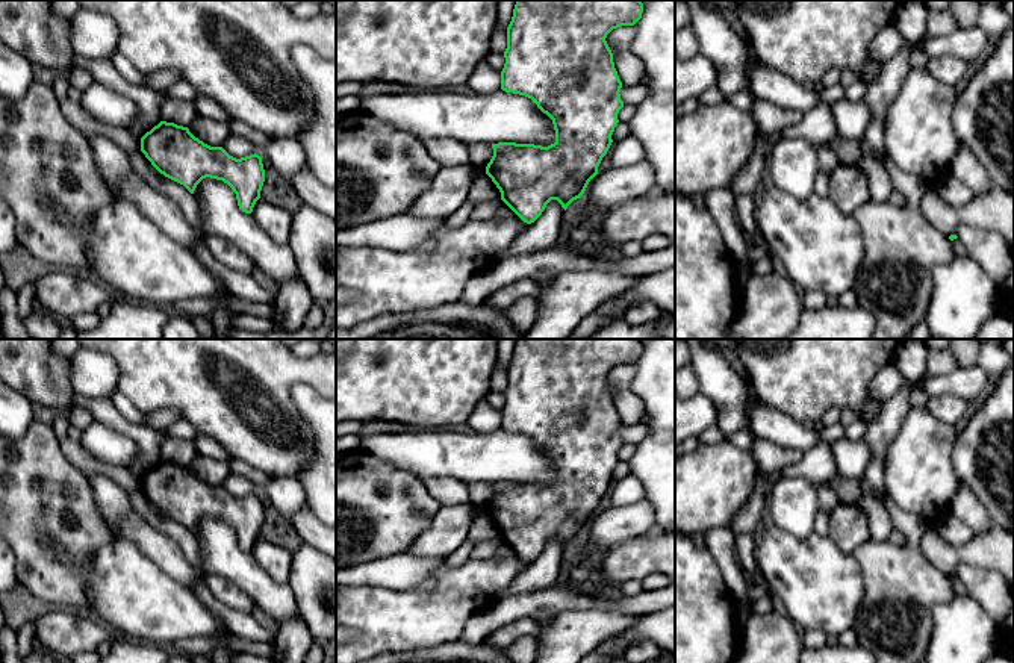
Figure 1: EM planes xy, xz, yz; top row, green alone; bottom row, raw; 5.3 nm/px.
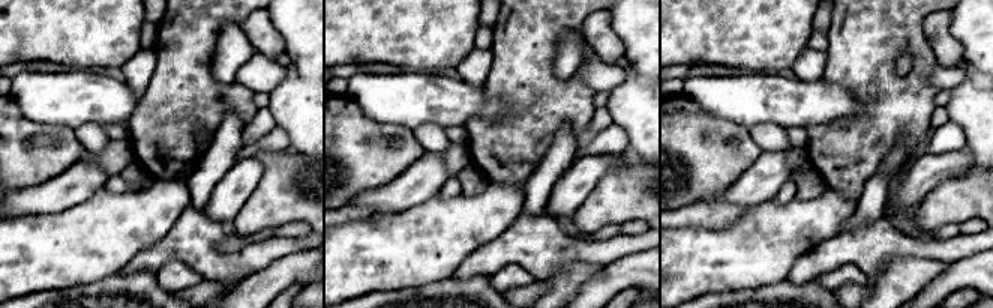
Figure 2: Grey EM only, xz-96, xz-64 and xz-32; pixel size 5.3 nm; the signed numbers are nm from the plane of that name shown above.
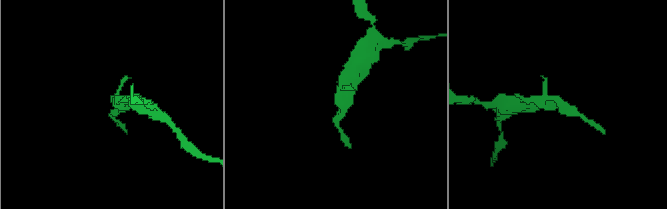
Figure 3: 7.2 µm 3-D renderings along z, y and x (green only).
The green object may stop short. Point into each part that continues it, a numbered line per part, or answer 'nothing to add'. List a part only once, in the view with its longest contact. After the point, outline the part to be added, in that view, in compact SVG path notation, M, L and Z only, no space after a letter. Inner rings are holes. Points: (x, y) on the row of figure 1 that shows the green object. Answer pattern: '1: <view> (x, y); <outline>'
nothing to add

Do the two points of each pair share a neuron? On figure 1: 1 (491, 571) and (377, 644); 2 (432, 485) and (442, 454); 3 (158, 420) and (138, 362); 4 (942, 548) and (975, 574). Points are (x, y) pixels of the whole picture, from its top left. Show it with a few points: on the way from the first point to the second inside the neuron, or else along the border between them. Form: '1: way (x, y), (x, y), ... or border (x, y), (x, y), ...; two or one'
1: way (462, 591), (451, 595), (433, 613), (406, 619); one
2: border (423, 479), (456, 477), (468, 483); two
3: border (146, 413), (174, 409), (183, 418); two
4: border (996, 571), (961, 562), (954, 572); two

